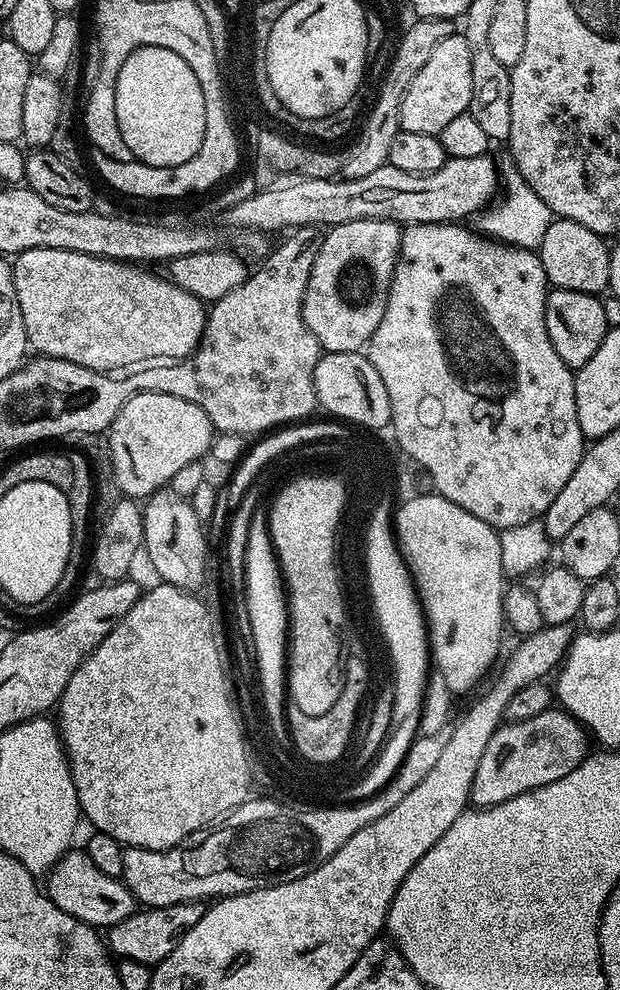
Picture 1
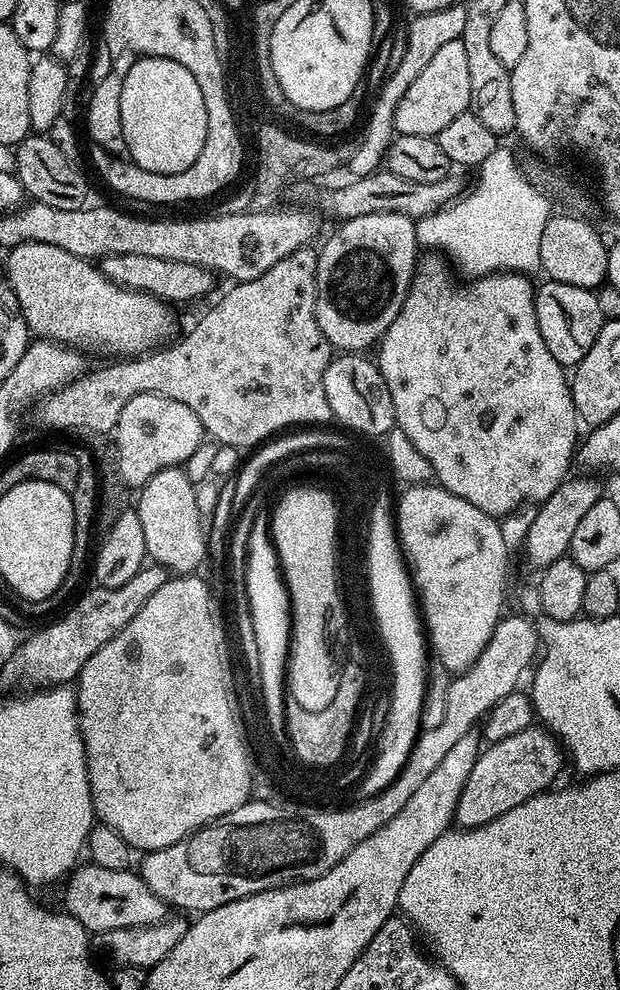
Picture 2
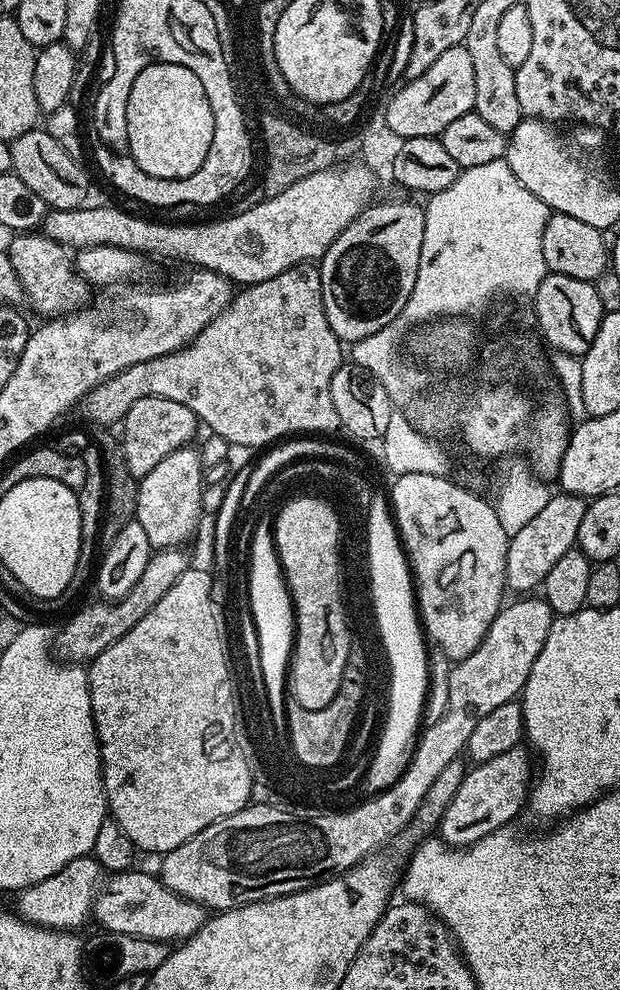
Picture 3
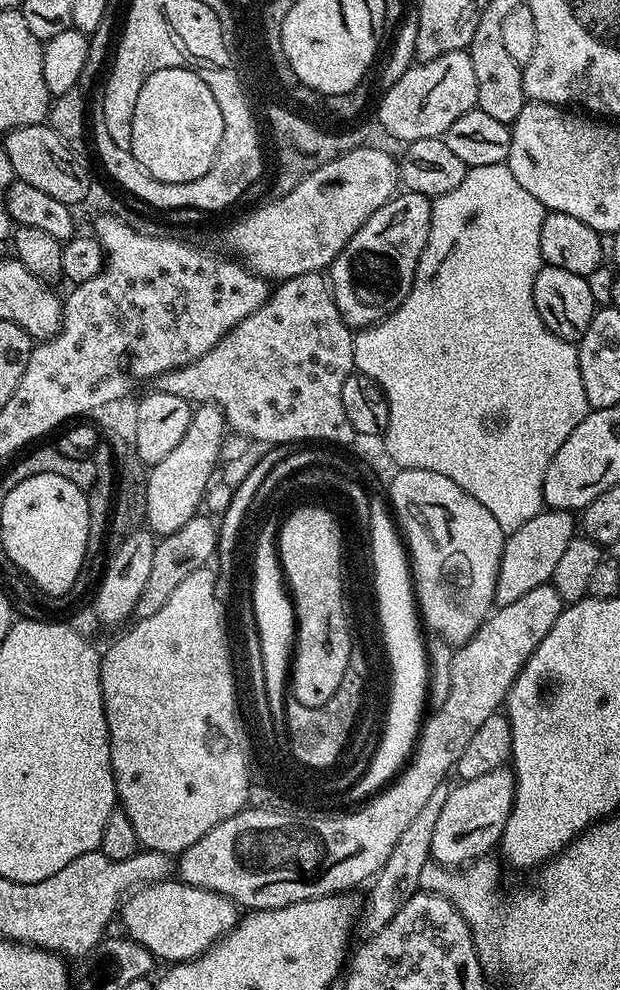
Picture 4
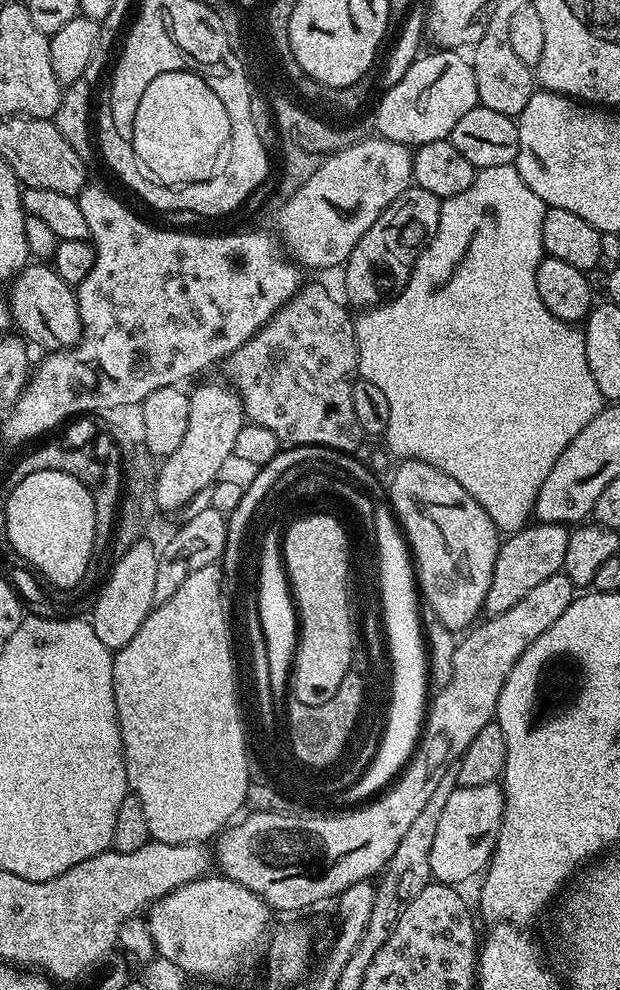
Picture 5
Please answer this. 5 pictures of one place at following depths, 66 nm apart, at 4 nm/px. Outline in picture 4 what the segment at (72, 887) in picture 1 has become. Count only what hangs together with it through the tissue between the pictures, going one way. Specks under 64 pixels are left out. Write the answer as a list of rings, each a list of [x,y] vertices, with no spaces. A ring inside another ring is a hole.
[[[179,878],[160,880],[151,886],[141,886],[123,901],[118,913],[119,923],[124,923],[123,931],[131,939],[137,940],[146,950],[150,950],[157,961],[183,962],[192,960],[207,952],[211,944],[215,944],[220,937],[225,936],[236,924],[238,919],[238,905],[230,898],[220,896],[198,886],[190,886]]]

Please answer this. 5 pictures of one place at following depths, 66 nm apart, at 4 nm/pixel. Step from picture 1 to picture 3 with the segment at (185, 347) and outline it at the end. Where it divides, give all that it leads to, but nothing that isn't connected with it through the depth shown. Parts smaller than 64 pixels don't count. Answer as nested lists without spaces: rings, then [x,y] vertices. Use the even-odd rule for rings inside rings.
[[[36,230],[22,232],[11,238],[13,240],[6,245],[10,262],[22,282],[27,303],[32,303],[44,318],[63,318],[89,303],[90,285],[76,272],[69,249]]]

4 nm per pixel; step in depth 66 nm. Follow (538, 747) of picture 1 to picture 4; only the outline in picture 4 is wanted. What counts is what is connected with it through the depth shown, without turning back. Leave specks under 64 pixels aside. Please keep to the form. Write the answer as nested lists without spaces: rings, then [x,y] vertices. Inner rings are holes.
[[[505,766],[478,778],[460,780],[457,785],[449,791],[434,825],[431,859],[445,866],[467,866],[473,860],[487,857],[491,853],[488,851],[499,845],[516,793],[516,774]]]

